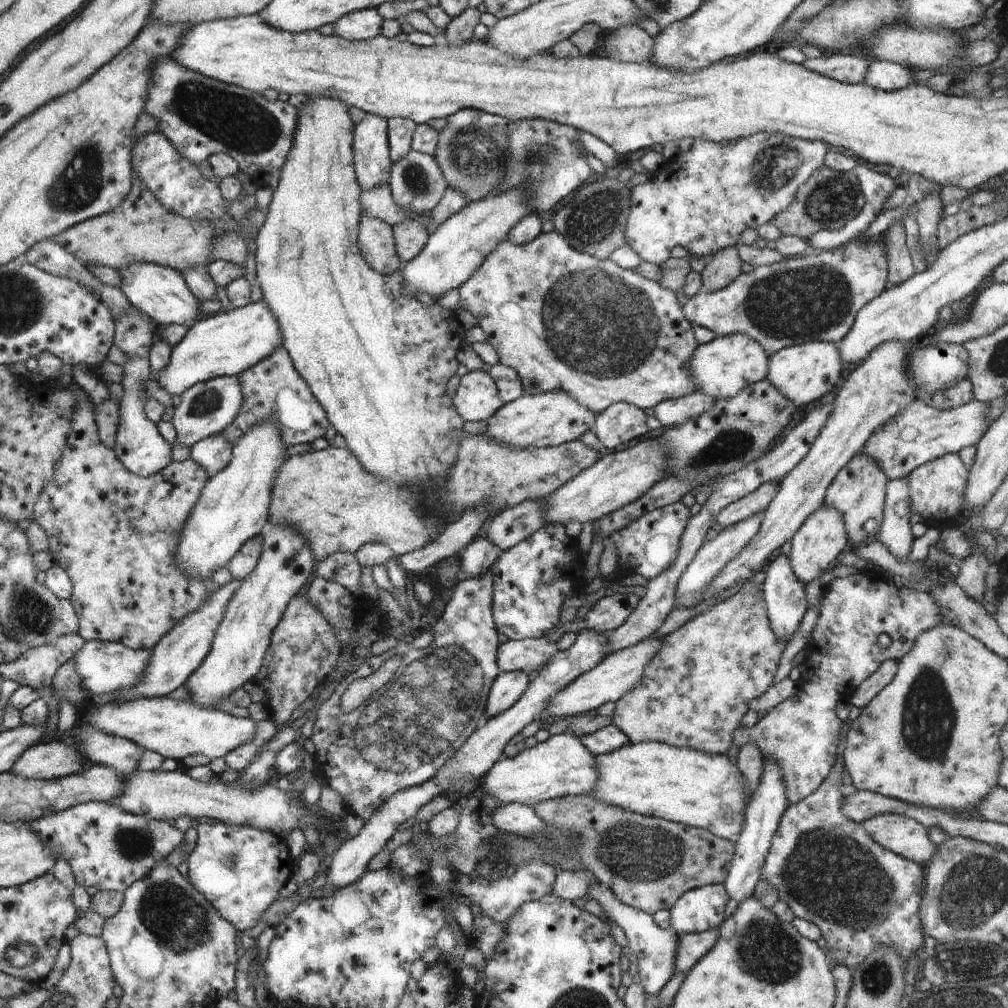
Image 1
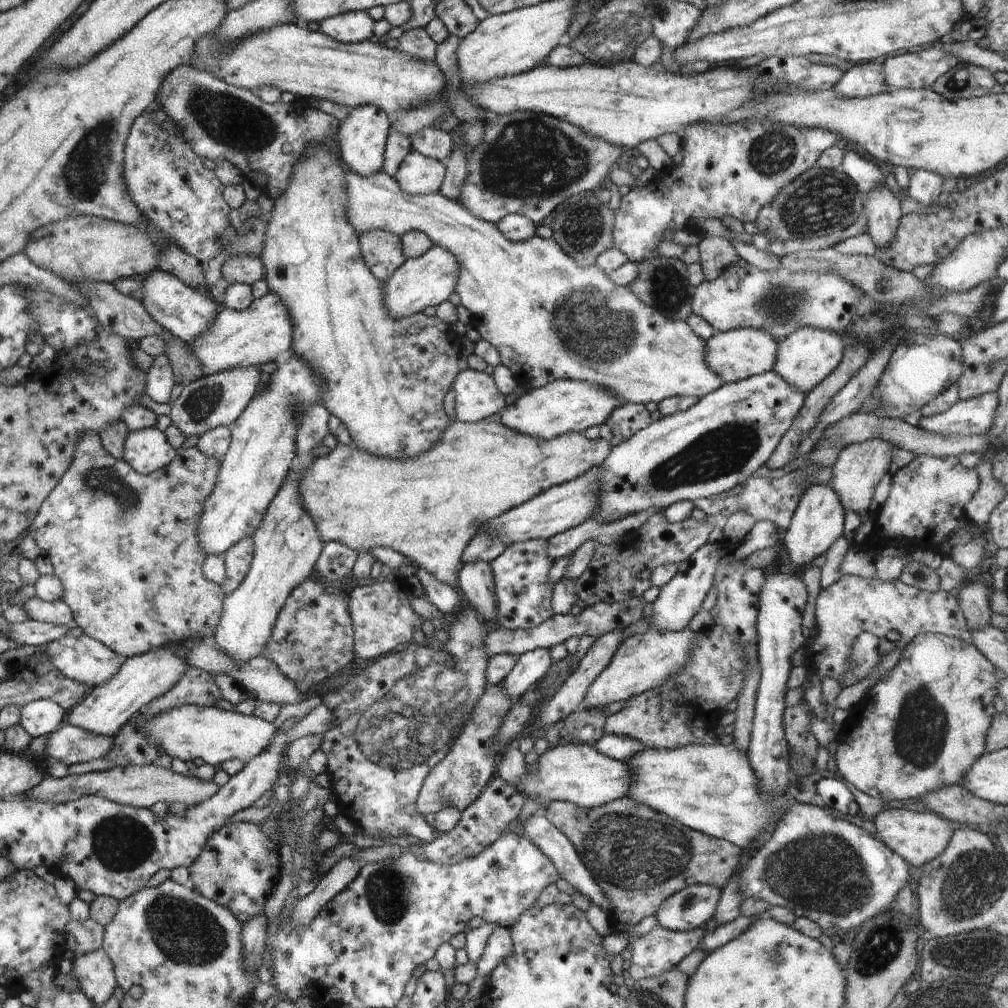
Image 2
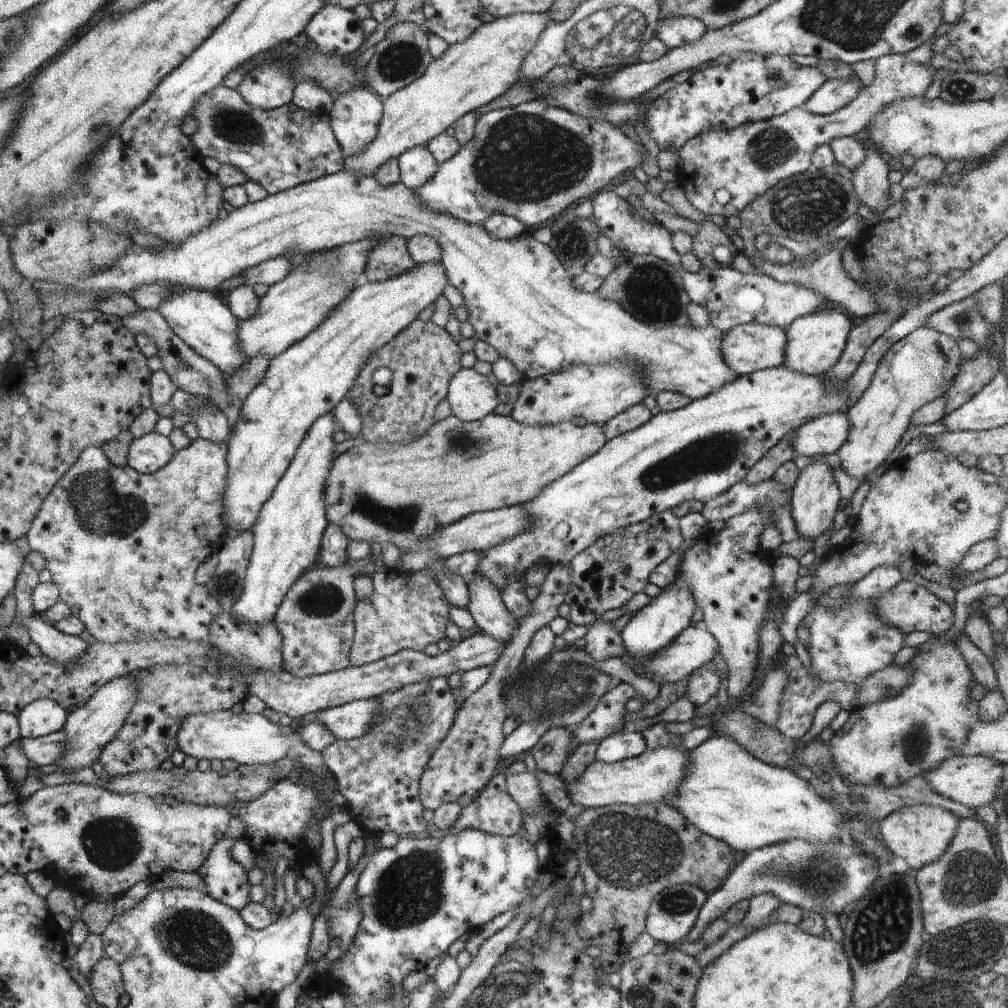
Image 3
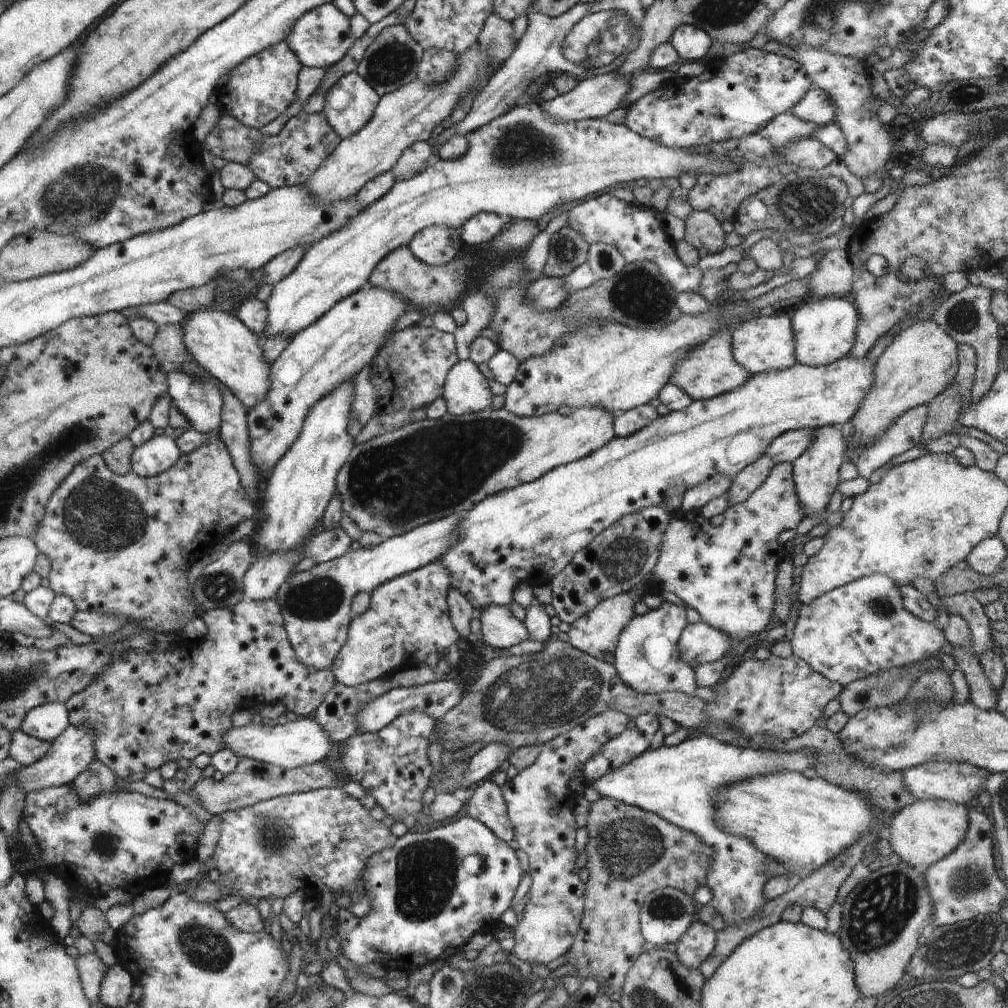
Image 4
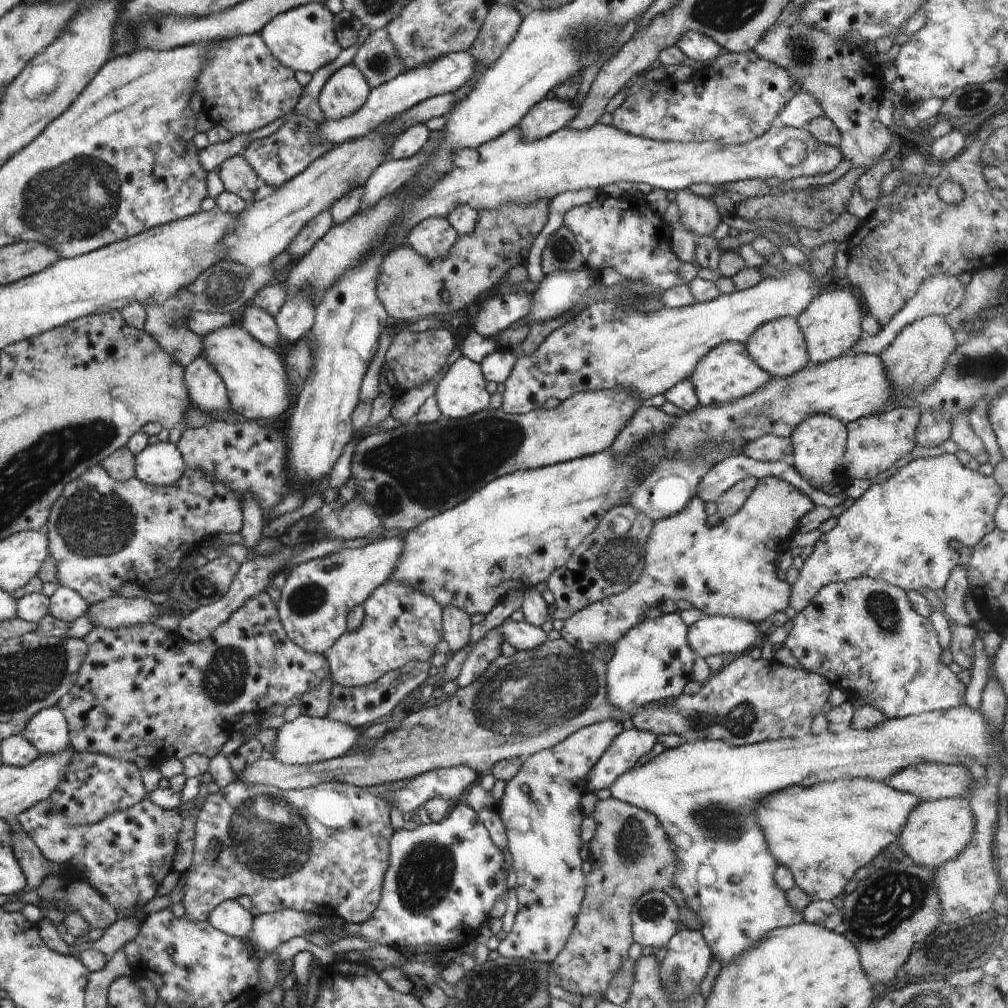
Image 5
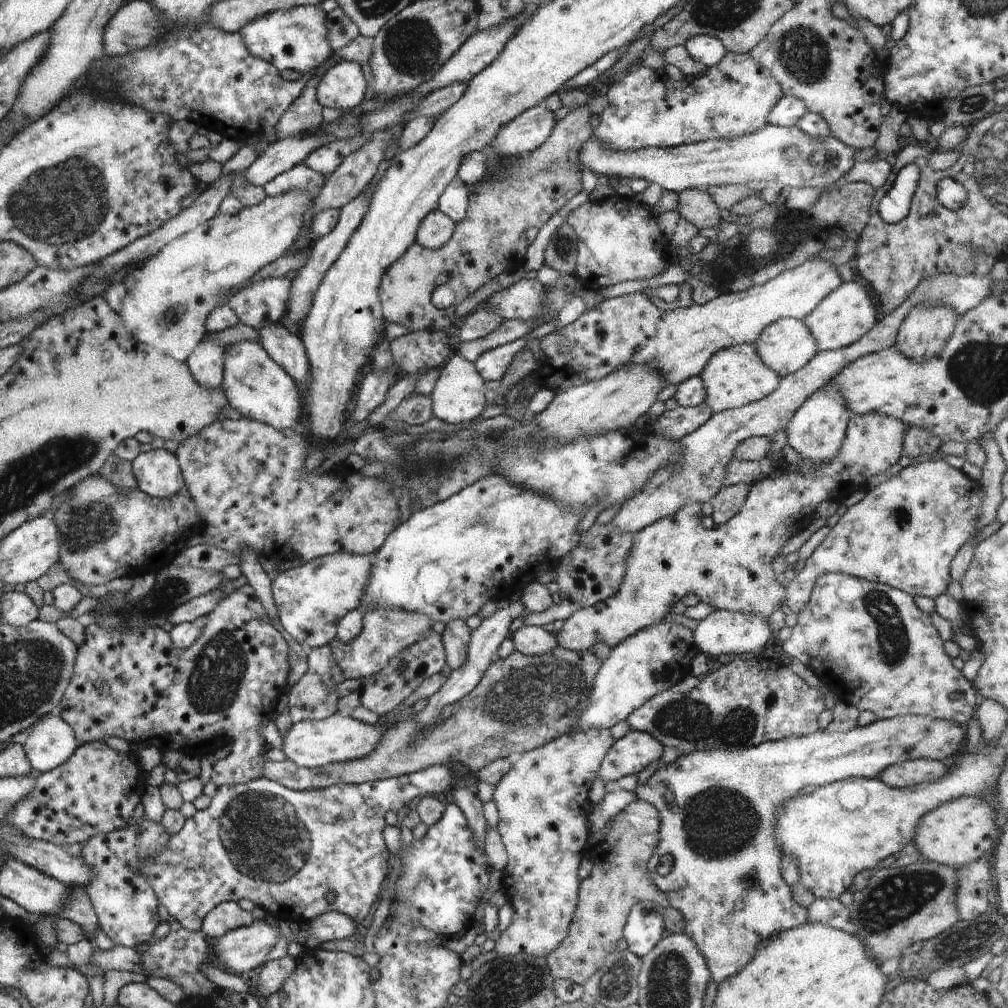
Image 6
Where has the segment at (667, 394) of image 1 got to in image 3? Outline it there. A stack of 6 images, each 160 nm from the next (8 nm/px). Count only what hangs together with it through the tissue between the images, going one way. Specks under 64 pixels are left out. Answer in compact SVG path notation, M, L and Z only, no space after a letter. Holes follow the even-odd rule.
M350 169L320 177L310 183L302 183L288 191L269 194L257 203L248 202L228 213L225 220L215 220L207 229L197 232L184 243L167 243L156 251L132 244L110 270L65 287L71 293L112 291L130 295L141 286L158 283L167 288L180 286L182 289L210 291L220 288L228 278L242 275L247 268L268 259L289 256L290 253L322 252L346 243L375 237L383 239L392 235L406 240L414 235L428 235L436 239L441 248L441 263L449 284L462 295L464 306L468 309L467 321L474 327L476 338L491 344L500 358L517 367L522 381L557 373L572 365L591 367L617 361L629 367L639 367L647 392L652 396L656 397L660 391L672 391L694 400L712 394L712 391L722 388L737 377L721 355L720 341L724 333L714 325L705 329L690 326L661 329L639 321L615 300L579 289L574 277L564 268L549 245L540 243L534 237L520 235L516 240L500 240L485 231L482 225L470 224L450 213L435 211L425 205L415 190L401 182L381 185L375 173L365 175Z

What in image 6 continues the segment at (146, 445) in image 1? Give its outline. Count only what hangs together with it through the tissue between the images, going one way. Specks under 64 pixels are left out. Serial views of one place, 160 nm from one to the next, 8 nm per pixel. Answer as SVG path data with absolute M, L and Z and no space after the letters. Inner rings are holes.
M164 447L138 453L131 465L137 487L151 497L167 499L186 488L177 456Z

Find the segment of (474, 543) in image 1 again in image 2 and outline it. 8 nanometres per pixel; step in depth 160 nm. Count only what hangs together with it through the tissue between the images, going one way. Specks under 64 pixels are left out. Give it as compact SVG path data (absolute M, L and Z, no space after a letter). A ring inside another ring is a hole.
M475 560L464 563L457 572L458 586L466 604L474 607L488 621L495 620L495 584L491 564L488 561Z

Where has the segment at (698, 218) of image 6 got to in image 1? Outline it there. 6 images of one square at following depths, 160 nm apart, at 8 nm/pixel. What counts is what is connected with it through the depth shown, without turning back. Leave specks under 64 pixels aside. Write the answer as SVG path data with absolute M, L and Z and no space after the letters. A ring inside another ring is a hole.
M735 246L719 250L710 256L701 272L701 292L711 293L726 288L742 272L741 265Z

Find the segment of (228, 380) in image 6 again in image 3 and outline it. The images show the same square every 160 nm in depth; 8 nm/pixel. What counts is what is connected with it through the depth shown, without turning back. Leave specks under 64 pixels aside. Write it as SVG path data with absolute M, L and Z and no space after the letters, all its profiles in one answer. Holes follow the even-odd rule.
M180 286L169 288L172 292L157 310L166 319L168 326L192 350L206 358L224 373L232 373L245 364L243 350L239 347L237 330L239 322L230 309L216 297L213 291L202 289L182 289Z

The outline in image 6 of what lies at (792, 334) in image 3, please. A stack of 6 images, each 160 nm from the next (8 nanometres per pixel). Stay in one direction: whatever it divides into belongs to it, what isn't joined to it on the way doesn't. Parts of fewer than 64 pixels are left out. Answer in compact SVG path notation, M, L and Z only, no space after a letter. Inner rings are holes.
M850 280L842 281L838 288L827 294L803 321L816 341L817 350L824 352L854 344L876 324L879 316L880 314L874 310L868 292L858 282Z

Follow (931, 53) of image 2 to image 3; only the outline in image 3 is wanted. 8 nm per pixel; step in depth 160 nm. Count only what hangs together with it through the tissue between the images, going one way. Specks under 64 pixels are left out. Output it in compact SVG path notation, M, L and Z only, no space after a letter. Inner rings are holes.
M882 55L875 62L875 78L869 86L863 86L858 96L836 112L829 115L811 113L804 107L796 107L780 116L768 120L747 122L731 129L708 129L687 140L676 153L679 156L679 167L676 170L678 184L684 189L686 198L702 214L720 214L720 216L739 216L757 197L763 195L780 180L811 169L811 158L816 147L828 145L834 139L856 136L875 119L876 113L887 104L901 98L924 96L935 75L932 65L912 62L906 55ZM726 188L730 192L730 202L722 205L716 201L714 192Z

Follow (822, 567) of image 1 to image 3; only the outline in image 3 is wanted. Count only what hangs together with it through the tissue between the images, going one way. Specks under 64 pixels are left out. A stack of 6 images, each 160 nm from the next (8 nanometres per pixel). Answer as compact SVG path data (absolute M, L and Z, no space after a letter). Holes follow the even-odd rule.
M825 460L812 463L800 472L791 488L791 515L799 534L814 541L818 536L822 536L829 526L833 526L841 496L833 470Z

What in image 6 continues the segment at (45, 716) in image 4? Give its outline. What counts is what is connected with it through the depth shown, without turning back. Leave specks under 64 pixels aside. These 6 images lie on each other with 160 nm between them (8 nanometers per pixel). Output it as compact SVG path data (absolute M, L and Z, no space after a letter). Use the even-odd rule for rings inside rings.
M57 712L47 715L30 728L21 743L38 774L60 767L80 745L74 729Z

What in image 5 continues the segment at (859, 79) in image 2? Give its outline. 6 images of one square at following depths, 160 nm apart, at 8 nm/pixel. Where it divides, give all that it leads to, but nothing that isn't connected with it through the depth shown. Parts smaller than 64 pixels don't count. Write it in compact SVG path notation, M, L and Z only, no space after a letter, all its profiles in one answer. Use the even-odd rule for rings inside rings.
M797 89L797 93L780 110L776 123L802 129L813 118L822 115L822 107L814 95Z

